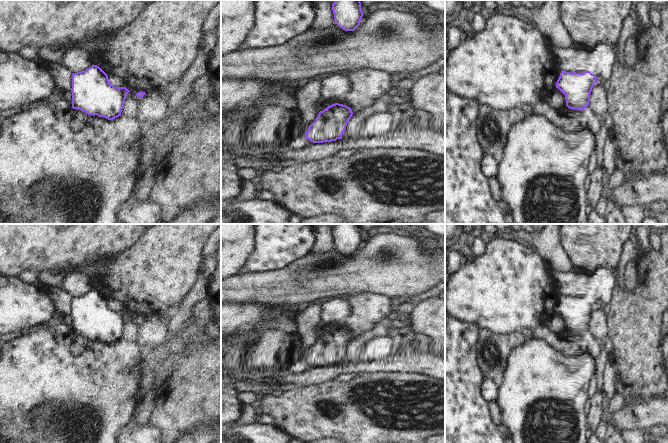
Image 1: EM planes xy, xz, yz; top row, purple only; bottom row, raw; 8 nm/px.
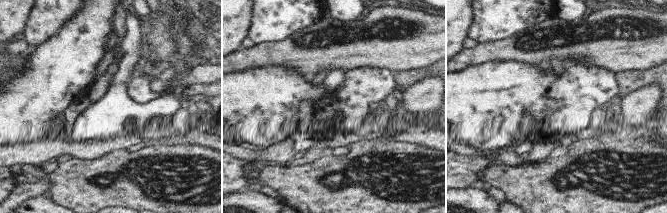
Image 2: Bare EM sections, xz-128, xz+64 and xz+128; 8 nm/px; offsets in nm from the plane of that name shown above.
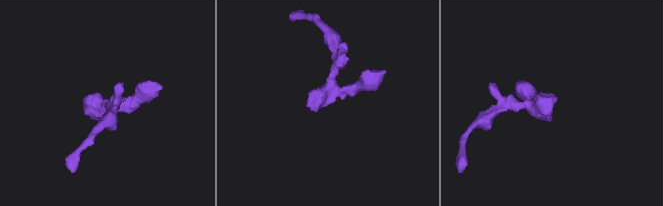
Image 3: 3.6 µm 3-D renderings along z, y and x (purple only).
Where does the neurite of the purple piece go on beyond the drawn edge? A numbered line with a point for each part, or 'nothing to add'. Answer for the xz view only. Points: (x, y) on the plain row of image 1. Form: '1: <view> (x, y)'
nothing to add

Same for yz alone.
1: yz (602, 281)

